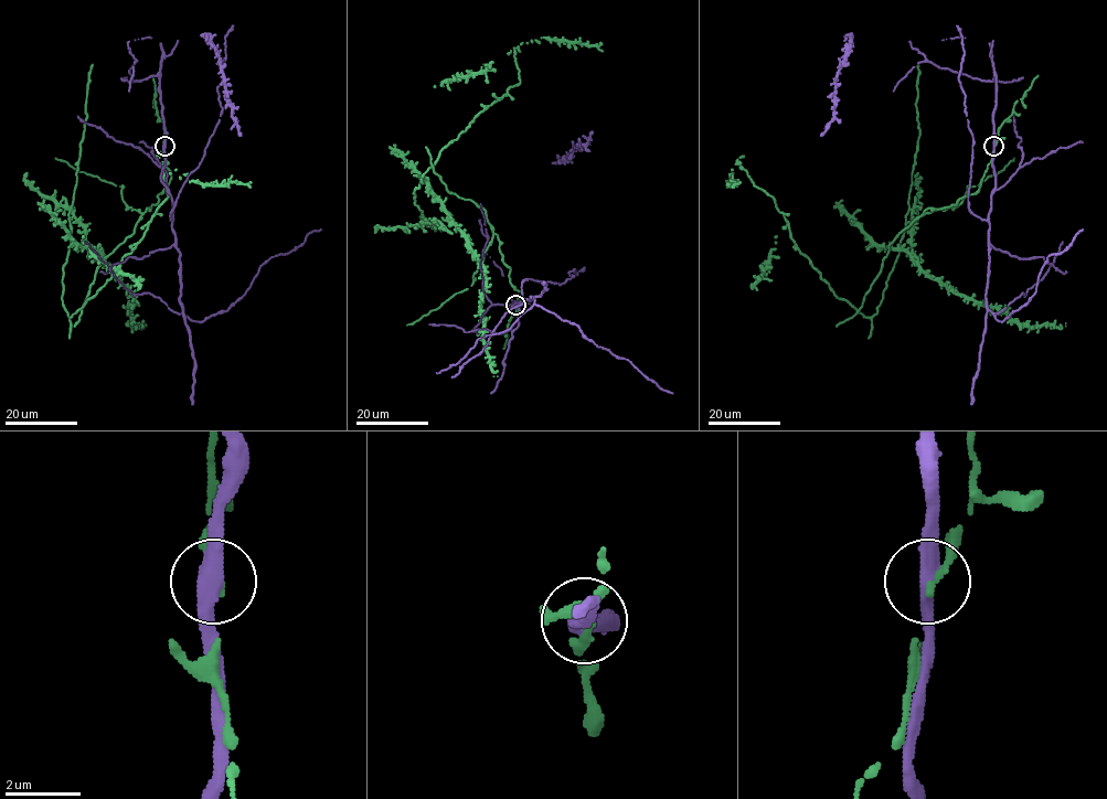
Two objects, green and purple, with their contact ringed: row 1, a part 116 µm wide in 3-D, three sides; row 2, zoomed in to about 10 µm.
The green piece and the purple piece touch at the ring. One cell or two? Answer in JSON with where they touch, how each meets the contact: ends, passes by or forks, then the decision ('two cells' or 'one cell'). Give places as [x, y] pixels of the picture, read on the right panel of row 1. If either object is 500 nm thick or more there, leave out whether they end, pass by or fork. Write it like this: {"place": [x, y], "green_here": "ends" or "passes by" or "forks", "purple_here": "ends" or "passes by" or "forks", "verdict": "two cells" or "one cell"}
{"place": [993, 146], "green_here": "passes by", "purple_here": "passes by", "verdict": "two cells"}

